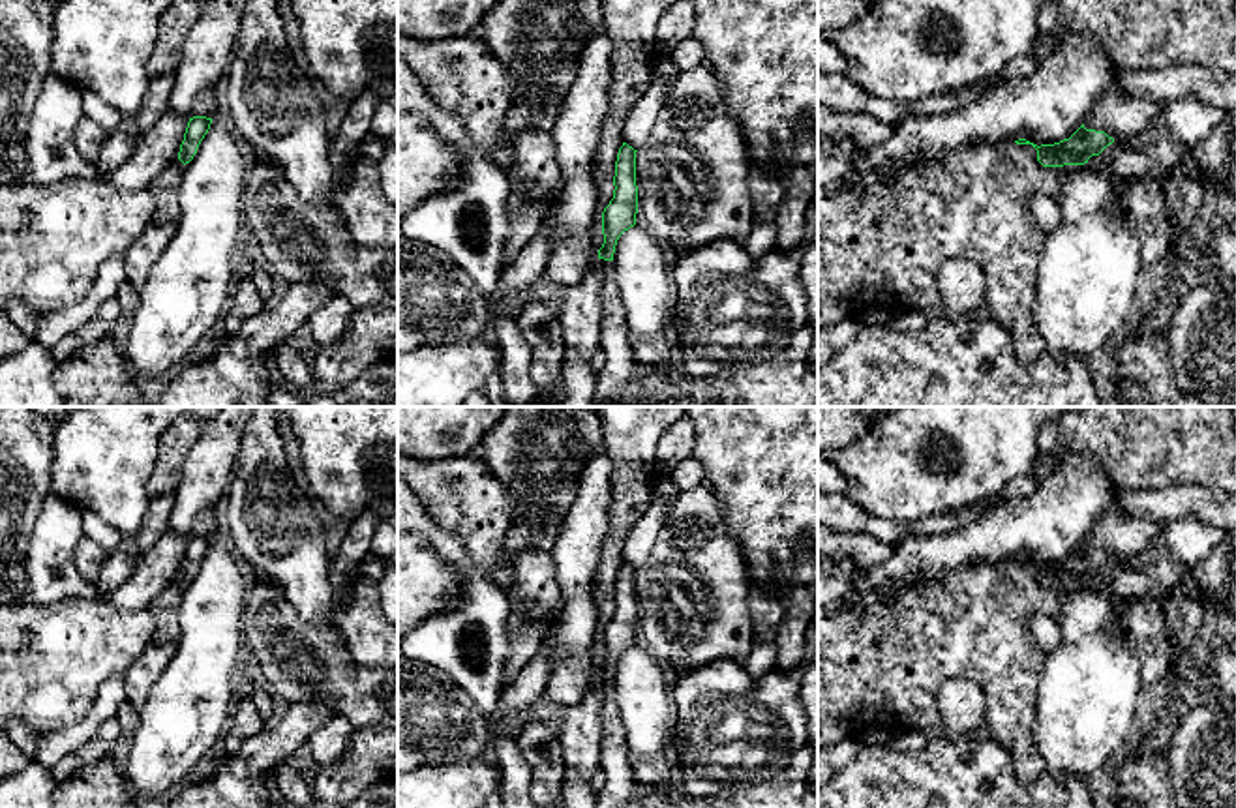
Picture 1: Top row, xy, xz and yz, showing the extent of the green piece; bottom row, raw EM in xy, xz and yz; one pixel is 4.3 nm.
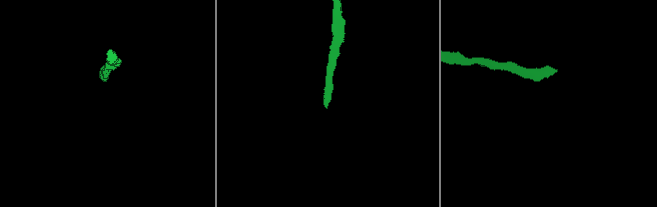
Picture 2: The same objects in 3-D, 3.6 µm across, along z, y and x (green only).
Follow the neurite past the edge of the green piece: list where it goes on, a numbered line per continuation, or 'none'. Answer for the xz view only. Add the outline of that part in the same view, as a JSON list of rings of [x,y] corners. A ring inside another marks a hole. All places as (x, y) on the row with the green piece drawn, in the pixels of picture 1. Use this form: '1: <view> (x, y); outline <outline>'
1: xz (623, 381); outline [[[598,259],[596,266],[604,313],[600,349],[608,362],[596,373],[591,407],[739,407],[739,392],[730,377],[692,377],[668,366],[636,362],[613,262]]]

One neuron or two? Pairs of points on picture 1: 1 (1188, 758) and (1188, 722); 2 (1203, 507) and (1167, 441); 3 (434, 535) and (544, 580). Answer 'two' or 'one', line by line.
1: one
2: two
3: two

